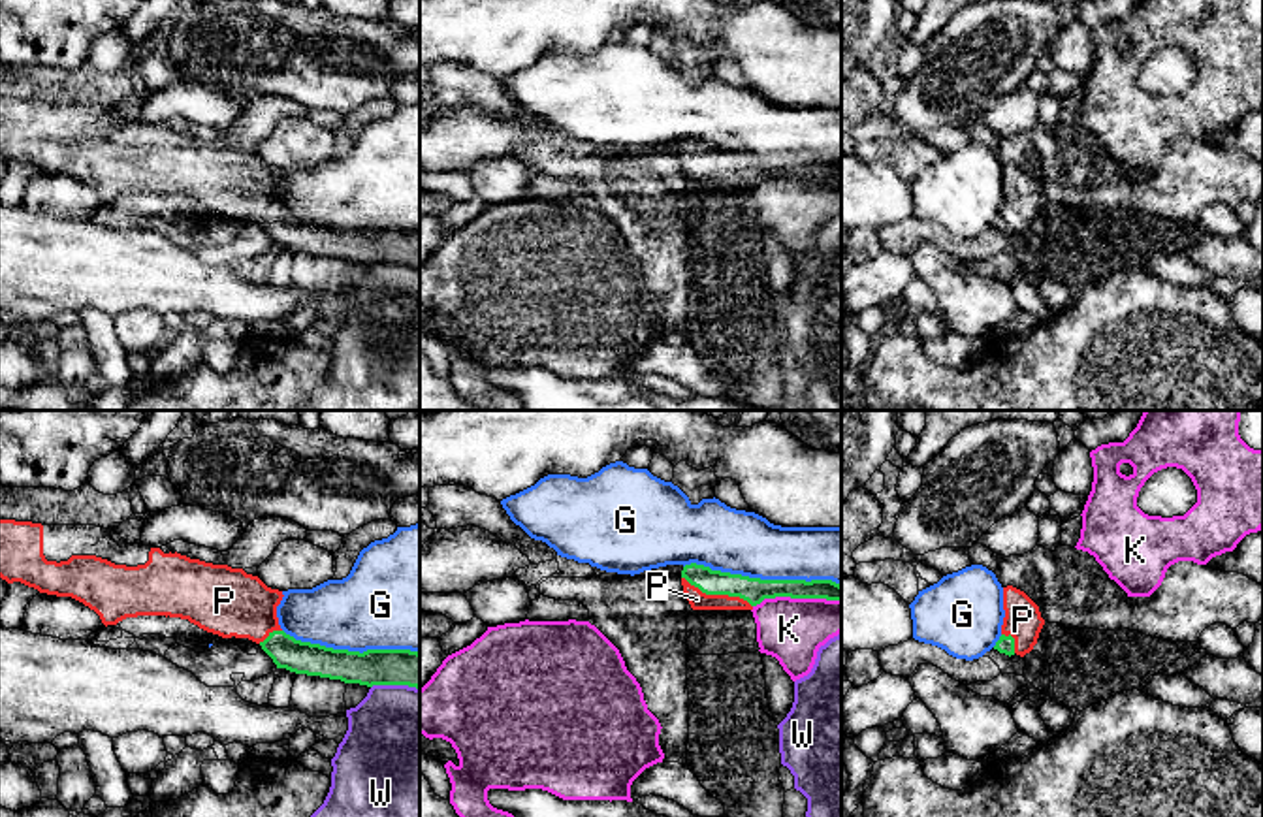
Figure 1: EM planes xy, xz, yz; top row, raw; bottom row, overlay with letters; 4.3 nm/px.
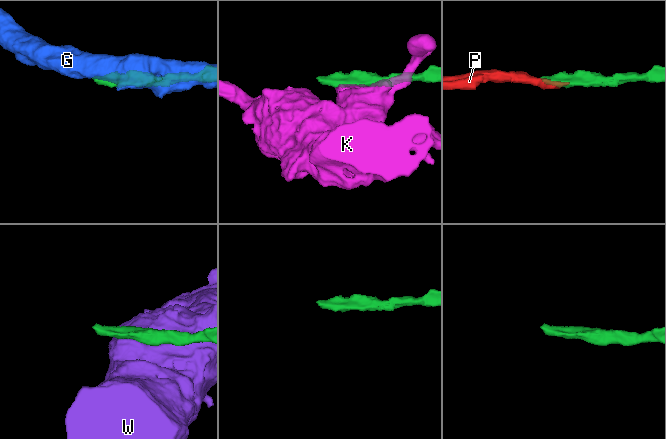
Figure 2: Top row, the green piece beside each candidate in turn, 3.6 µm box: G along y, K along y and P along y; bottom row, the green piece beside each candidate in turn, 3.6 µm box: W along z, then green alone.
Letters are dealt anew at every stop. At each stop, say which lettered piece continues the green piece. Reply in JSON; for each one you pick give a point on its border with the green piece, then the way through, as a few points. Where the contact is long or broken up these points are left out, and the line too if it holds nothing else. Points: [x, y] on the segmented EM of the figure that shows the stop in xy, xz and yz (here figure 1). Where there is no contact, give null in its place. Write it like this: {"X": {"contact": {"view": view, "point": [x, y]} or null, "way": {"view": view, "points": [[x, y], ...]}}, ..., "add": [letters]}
{"P": {"contact": {"view": "xz", "point": [718, 593]}, "way": {"view": "xz", "points": [[712, 582], [718, 593], [703, 593], [697, 599]]}}, "add": ["P"]}

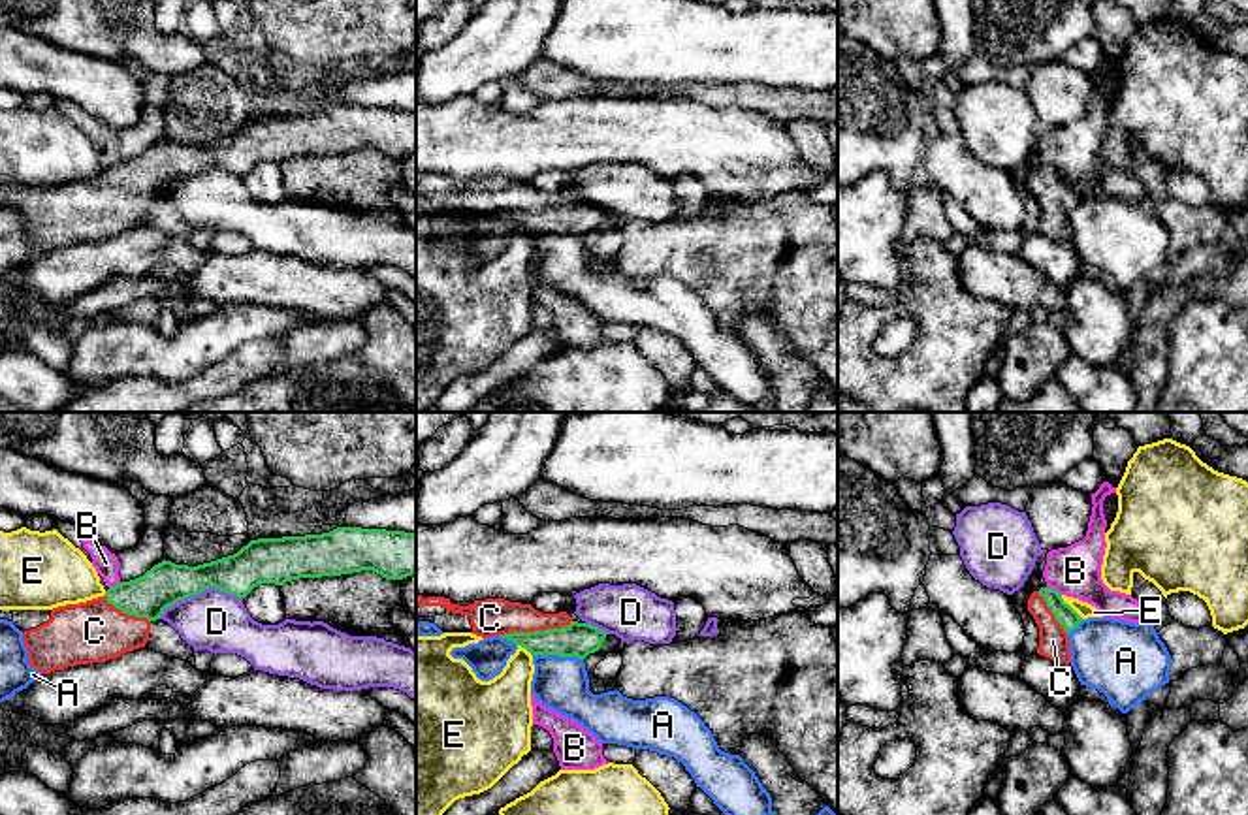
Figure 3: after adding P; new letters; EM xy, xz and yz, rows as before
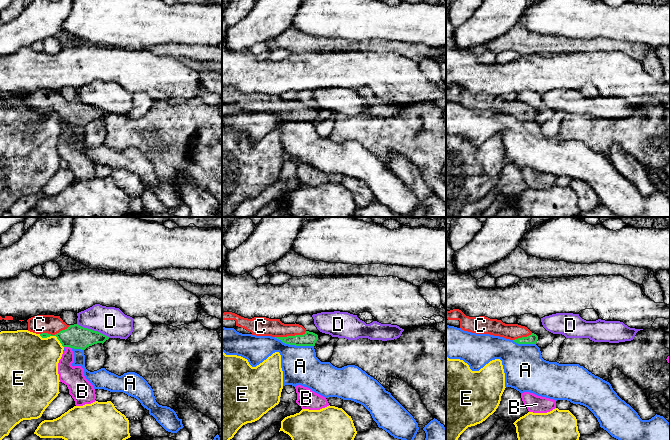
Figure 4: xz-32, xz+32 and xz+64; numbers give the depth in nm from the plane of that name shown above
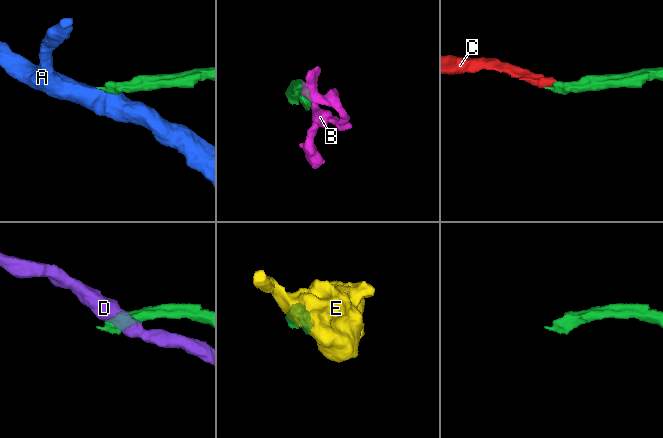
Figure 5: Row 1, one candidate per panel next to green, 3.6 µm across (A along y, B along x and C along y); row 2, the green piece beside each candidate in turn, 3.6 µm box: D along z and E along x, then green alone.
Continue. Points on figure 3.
{"C": {"contact": {"view": "xz", "point": [535, 631]}, "way": {"view": "xz", "points": [[578, 640], [535, 631], [512, 620], [490, 618]]}}, "add": ["C"]}

